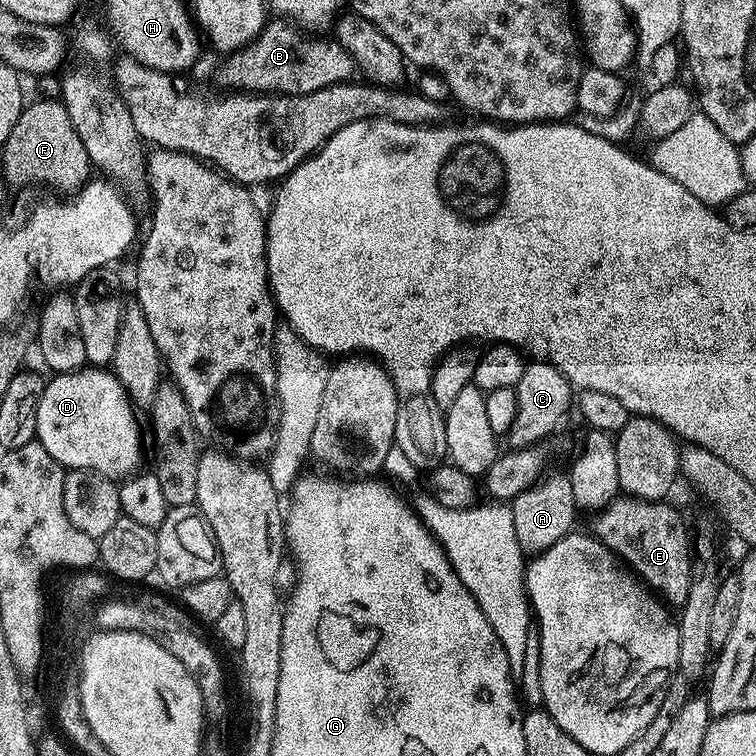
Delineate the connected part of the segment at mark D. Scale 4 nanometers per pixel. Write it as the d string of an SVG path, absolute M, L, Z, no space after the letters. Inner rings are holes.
M85 366L76 372L53 375L51 379L44 385L42 402L38 402L36 427L36 439L46 446L46 454L50 454L50 458L57 460L65 470L85 468L113 478L133 475L141 467L140 424L136 421L137 409L116 373L104 366Z

